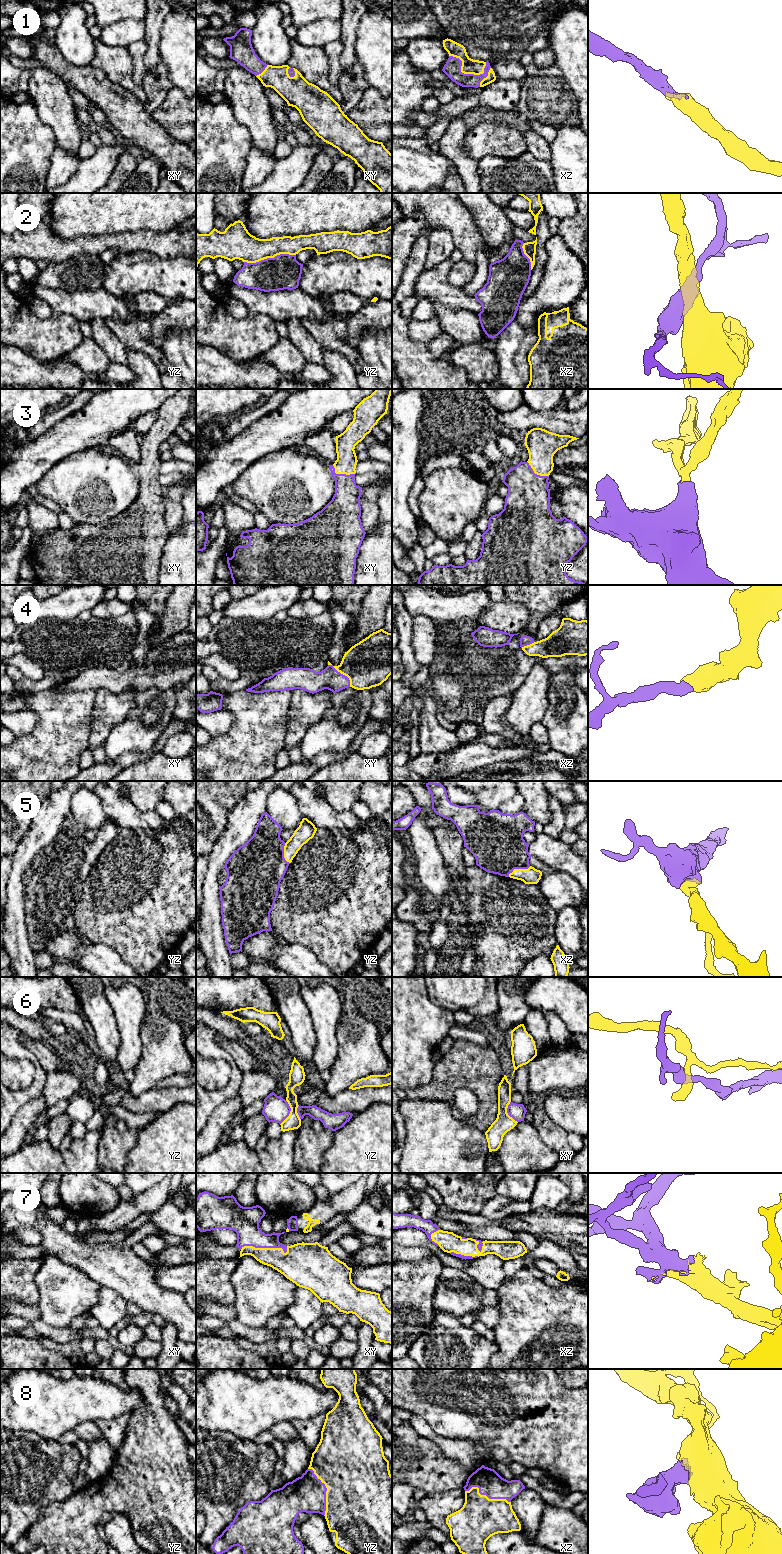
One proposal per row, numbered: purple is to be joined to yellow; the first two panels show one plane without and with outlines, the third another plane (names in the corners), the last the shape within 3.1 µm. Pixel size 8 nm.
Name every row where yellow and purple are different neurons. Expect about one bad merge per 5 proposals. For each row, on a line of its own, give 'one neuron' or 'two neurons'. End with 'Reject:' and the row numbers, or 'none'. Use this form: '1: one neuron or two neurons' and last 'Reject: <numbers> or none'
1: one neuron
2: two neurons
3: one neuron
4: one neuron
5: one neuron
6: two neurons
7: one neuron
8: one neuron
Reject: 2, 6

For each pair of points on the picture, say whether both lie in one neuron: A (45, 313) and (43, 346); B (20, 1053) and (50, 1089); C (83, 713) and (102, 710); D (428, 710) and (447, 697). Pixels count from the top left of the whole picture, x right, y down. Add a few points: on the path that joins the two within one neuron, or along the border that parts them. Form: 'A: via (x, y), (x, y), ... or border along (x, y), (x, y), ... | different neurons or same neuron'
A: border along (28, 302), (39, 318), (53, 313) | different neurons
B: border along (47, 1073), (42, 1093) | different neurons
C: border along (96, 690), (91, 732), (89, 735) | different neurons
D: border along (434, 697), (437, 700) | different neurons

